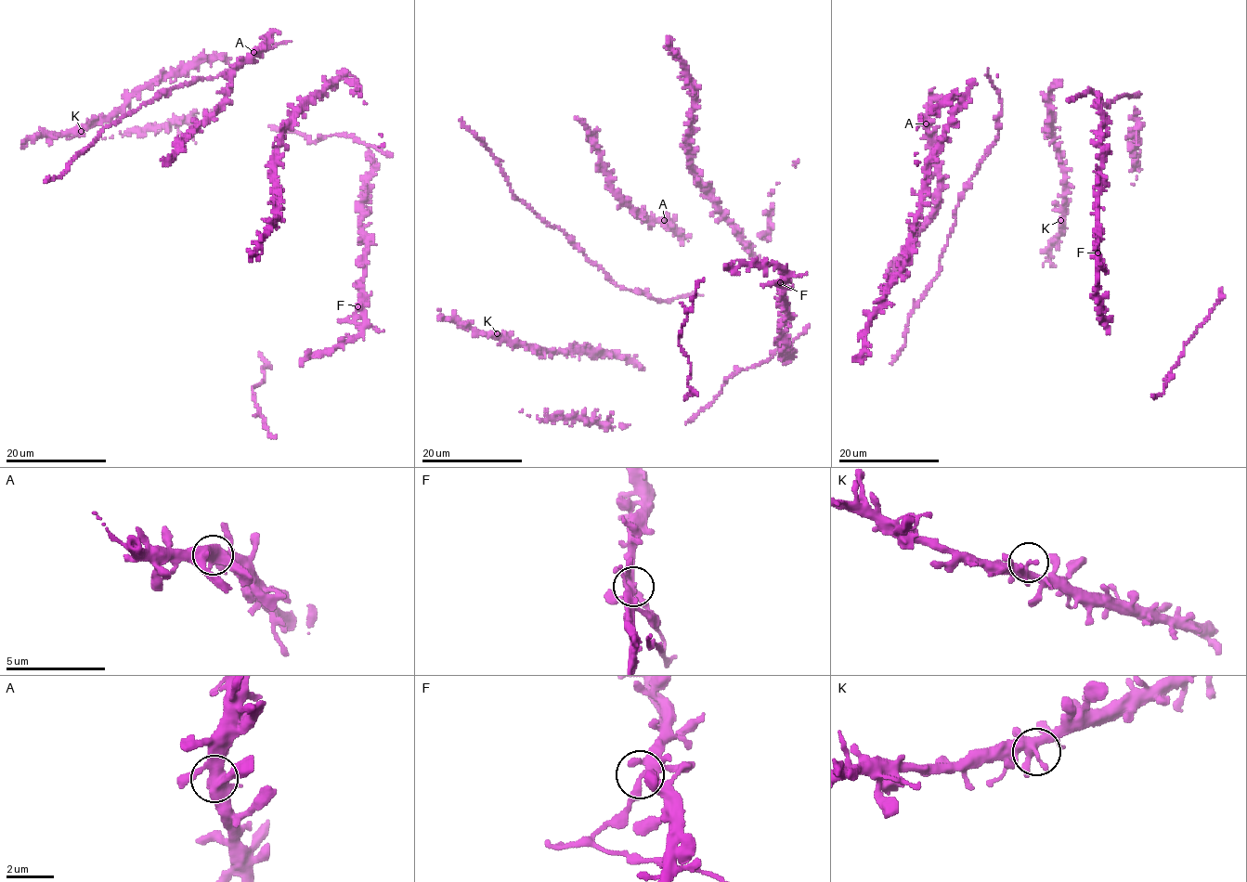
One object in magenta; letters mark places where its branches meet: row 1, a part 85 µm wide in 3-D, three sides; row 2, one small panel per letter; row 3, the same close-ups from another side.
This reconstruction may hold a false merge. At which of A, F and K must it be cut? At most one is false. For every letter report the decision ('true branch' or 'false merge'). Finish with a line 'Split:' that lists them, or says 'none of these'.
A: true branch
F: false merge
K: true branch
Split: F

